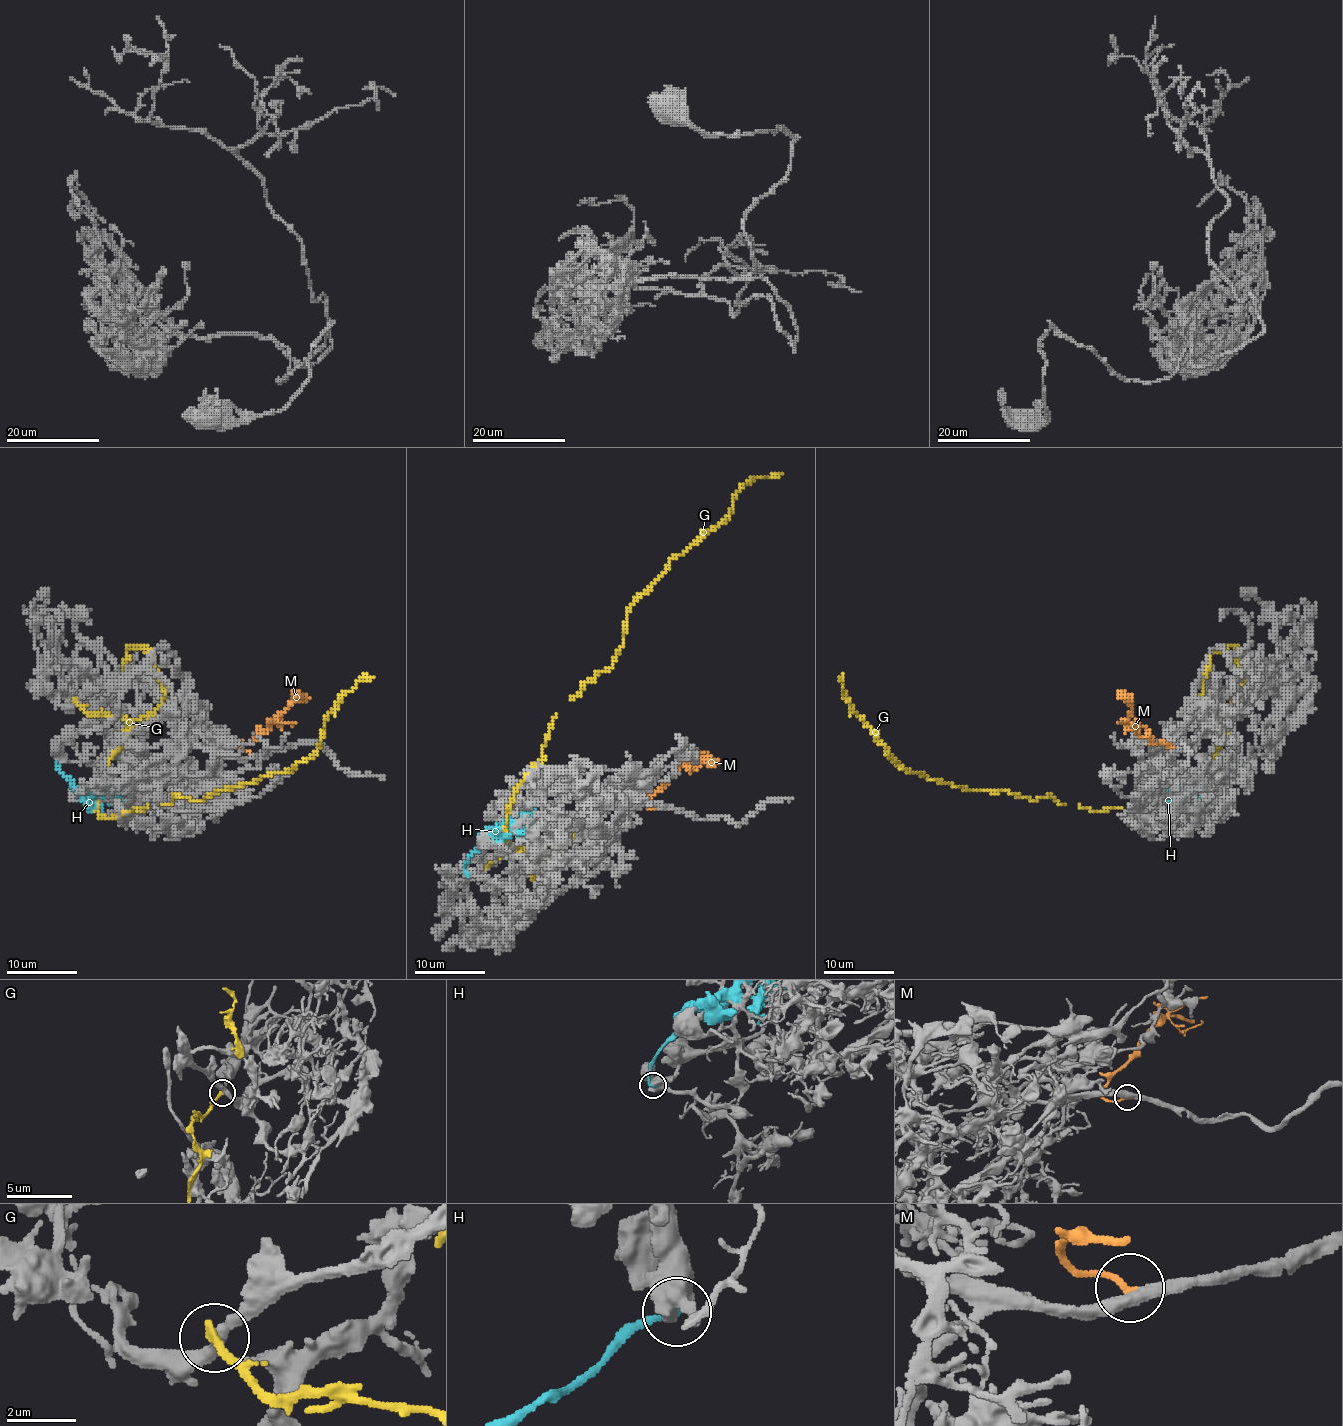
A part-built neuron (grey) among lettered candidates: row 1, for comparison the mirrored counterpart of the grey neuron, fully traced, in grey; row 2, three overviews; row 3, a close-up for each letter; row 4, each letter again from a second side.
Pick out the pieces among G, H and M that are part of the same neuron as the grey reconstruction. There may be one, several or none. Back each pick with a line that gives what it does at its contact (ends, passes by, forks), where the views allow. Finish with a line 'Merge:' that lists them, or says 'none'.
M: it ends
Merge: M

